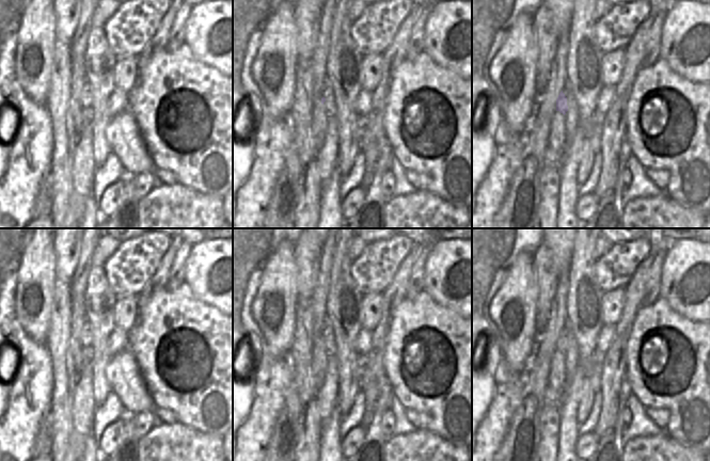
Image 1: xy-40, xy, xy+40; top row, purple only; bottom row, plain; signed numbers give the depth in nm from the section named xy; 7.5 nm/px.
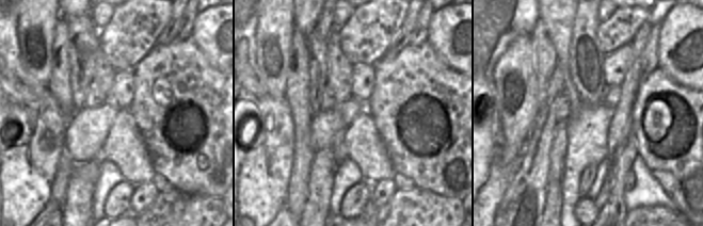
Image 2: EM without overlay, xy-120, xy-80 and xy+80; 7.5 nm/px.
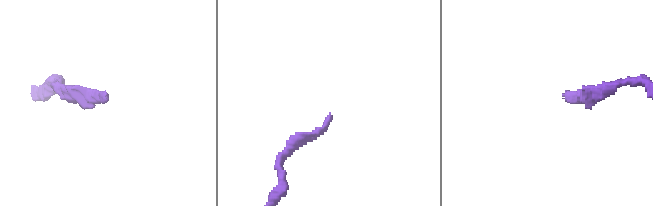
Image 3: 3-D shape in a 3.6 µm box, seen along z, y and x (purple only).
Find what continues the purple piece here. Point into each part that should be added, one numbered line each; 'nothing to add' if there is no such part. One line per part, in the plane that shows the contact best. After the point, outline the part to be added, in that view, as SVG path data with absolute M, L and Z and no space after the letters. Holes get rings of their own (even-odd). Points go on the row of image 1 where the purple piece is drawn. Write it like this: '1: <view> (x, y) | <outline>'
1: xy+40 (567, 91) | M566 83L562 91L565 94L565 96L567 97L567 106L568 106L568 110L569 110L571 108L571 106L573 104L573 99L574 99L573 93L571 91L569 83Z

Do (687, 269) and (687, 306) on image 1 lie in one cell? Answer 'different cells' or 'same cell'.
same cell

